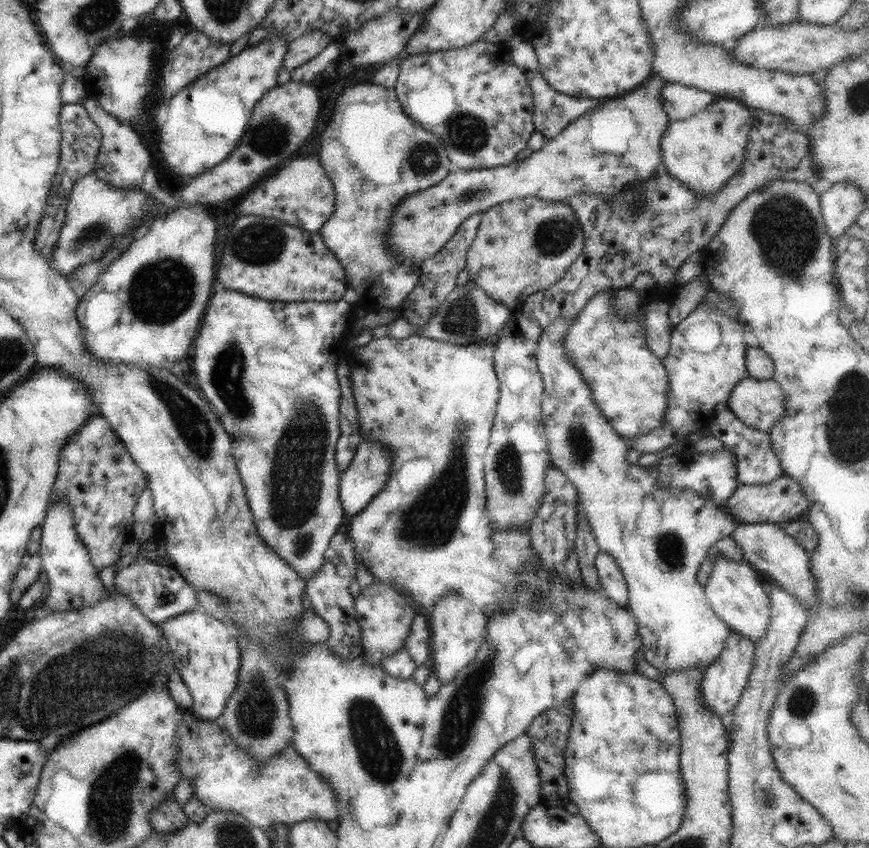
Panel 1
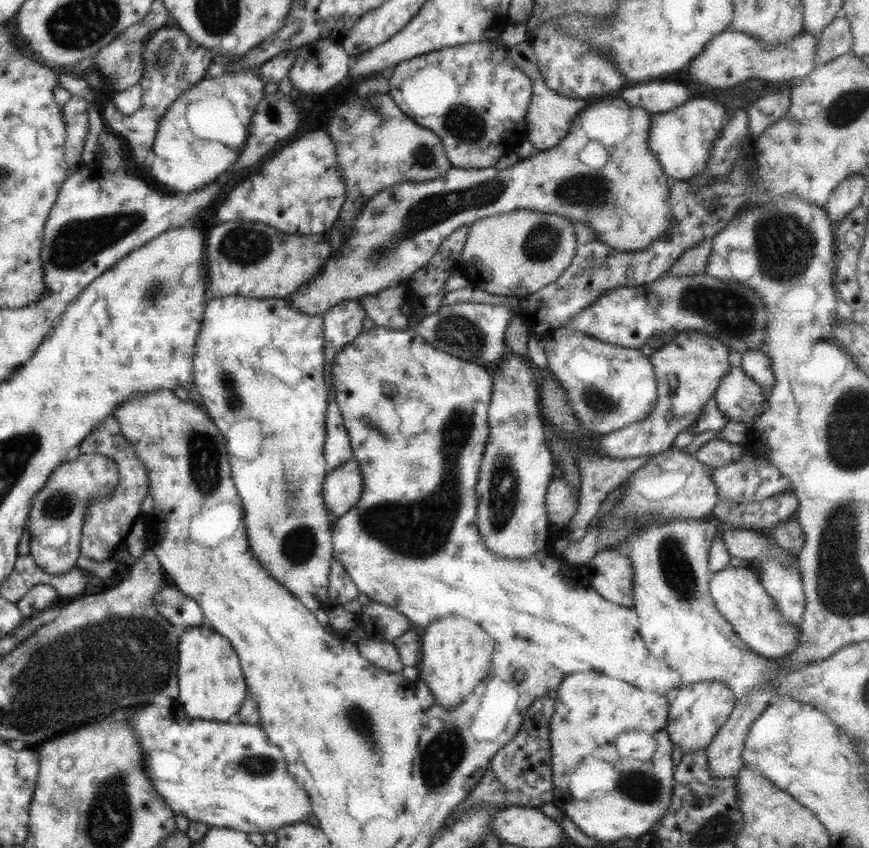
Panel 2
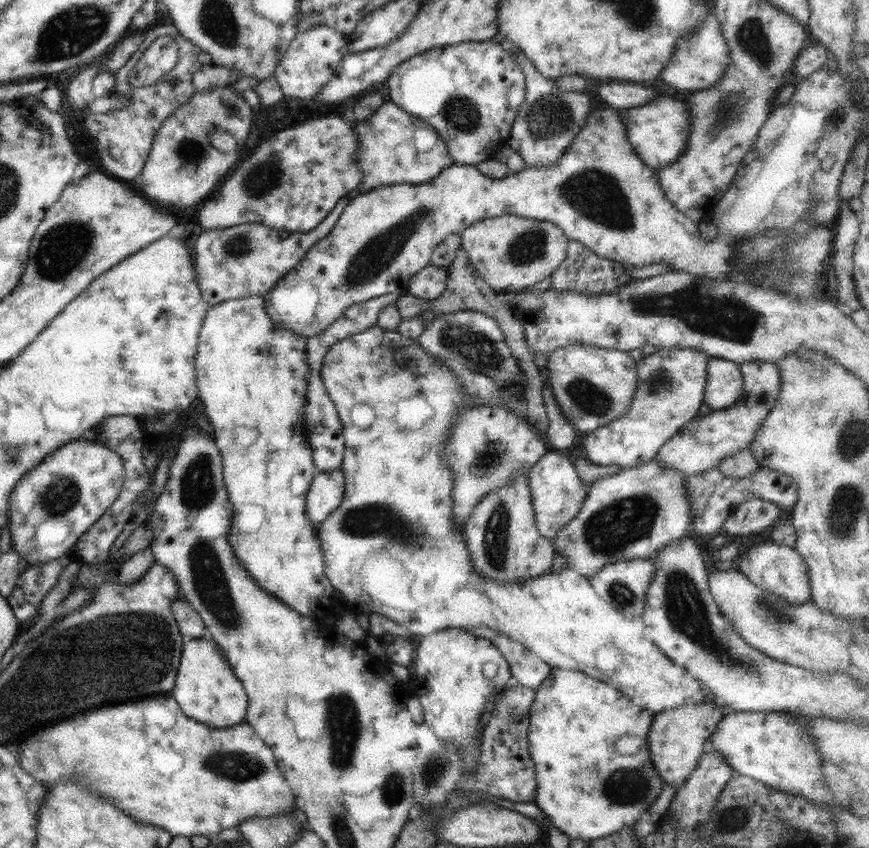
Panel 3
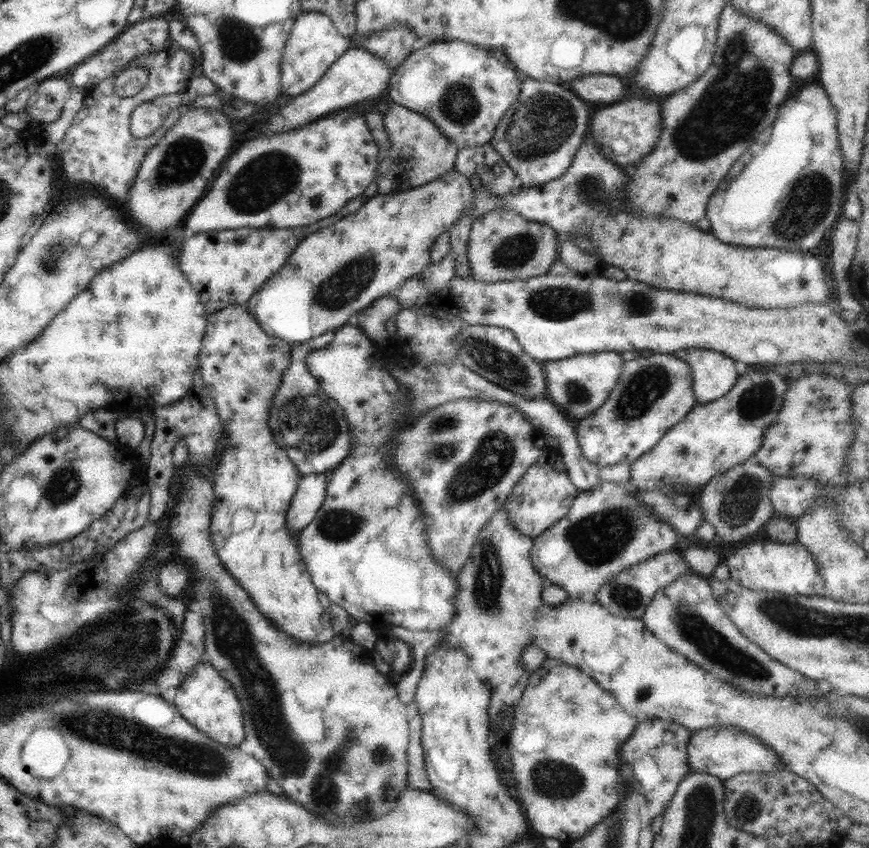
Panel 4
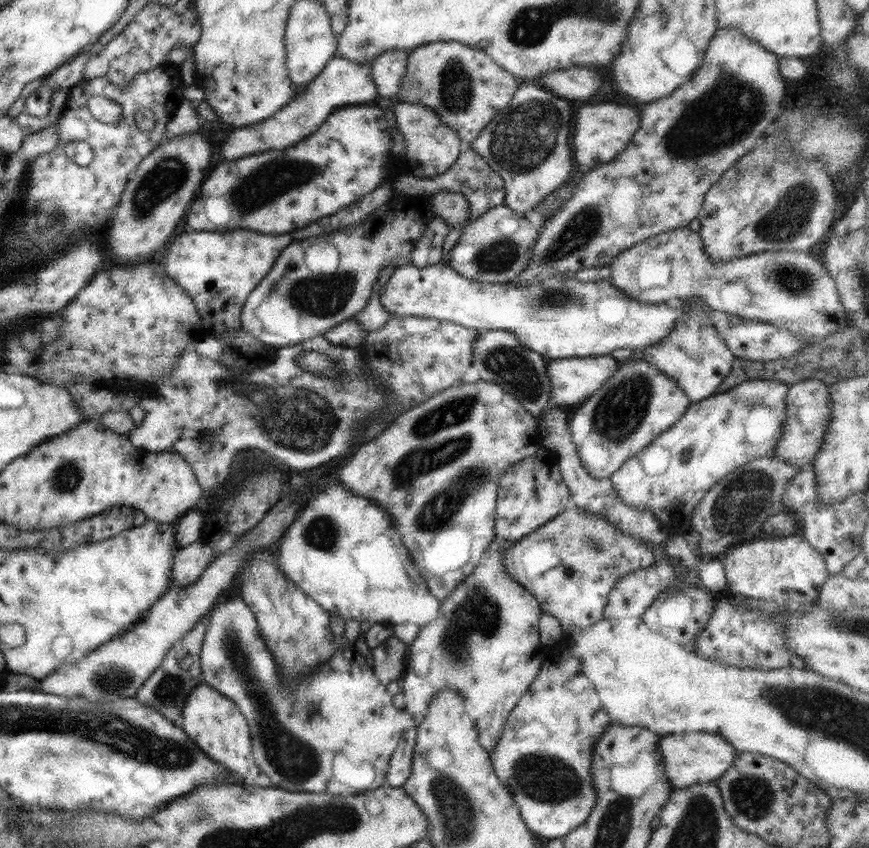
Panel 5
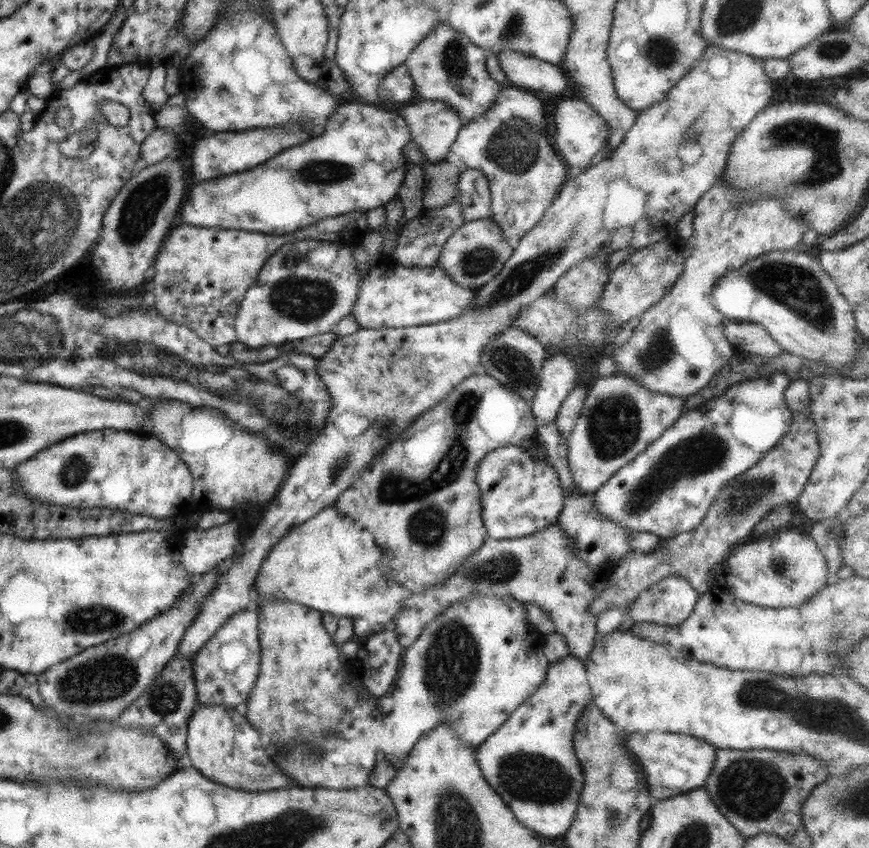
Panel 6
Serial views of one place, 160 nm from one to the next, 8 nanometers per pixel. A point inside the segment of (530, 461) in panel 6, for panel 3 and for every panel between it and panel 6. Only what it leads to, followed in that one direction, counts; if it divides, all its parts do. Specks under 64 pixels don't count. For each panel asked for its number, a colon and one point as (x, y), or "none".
3: (557, 492)
4: (545, 493)
5: (531, 492)

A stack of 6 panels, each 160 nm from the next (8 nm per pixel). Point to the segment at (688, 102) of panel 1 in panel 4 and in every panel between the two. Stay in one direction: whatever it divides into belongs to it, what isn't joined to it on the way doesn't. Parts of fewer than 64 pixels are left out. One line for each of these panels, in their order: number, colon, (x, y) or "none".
2: (655, 97)
3: (627, 95)
4: (597, 87)

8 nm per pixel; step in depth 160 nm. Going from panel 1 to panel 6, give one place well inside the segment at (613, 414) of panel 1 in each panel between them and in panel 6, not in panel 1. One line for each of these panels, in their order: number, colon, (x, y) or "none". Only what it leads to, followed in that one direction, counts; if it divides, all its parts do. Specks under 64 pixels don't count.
2: (609, 387)
3: (593, 386)
4: (579, 384)
5: (573, 380)
6: (557, 377)

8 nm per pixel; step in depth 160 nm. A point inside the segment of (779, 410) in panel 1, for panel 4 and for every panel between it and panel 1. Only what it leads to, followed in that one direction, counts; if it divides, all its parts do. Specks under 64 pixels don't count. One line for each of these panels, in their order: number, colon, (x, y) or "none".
2: (738, 397)
3: (724, 385)
4: (713, 374)

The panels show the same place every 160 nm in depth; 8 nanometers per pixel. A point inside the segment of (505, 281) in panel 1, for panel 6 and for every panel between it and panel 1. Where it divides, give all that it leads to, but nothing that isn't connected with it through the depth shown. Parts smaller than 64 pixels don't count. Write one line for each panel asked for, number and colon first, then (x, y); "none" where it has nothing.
2: (514, 254)
3: (510, 253)
4: (503, 246)
5: (496, 247)
6: (475, 253)

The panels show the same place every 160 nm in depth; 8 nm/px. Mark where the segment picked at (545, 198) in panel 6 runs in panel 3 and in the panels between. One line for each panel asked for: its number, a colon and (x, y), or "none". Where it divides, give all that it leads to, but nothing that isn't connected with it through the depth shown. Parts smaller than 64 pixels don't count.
3: (549, 120)
4: (539, 135)
5: (529, 144)

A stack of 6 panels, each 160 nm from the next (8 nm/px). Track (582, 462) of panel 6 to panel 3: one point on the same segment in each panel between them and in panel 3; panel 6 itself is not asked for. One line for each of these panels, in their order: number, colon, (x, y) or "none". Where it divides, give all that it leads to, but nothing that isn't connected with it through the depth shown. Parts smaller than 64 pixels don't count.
3: (671, 382)
4: (653, 393)
5: (638, 402)

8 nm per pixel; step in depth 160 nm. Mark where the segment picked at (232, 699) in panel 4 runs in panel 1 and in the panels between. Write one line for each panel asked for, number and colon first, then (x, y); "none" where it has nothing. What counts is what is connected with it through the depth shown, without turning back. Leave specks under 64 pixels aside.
1: (206, 653)
2: (212, 687)
3: (206, 689)

